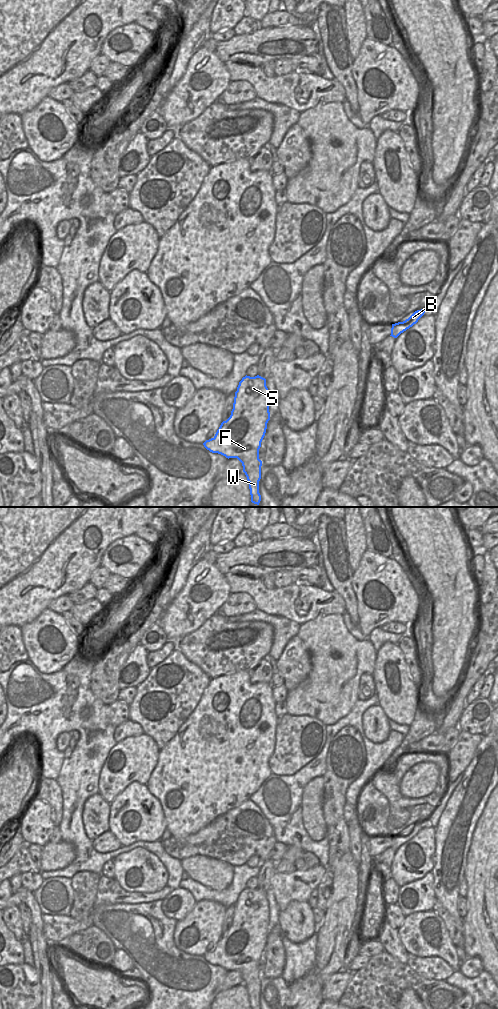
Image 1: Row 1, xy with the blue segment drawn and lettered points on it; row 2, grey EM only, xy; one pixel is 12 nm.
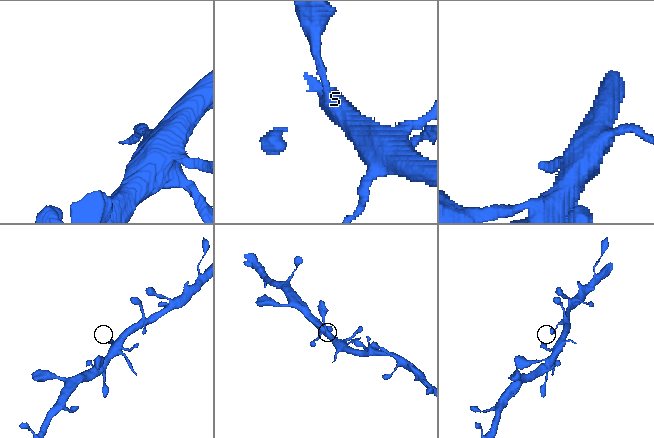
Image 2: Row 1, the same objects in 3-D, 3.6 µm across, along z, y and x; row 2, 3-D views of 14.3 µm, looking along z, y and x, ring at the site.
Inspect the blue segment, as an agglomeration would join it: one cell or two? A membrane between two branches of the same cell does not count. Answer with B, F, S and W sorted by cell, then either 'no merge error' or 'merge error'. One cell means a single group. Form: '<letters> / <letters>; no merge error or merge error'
B F S W; no merge error

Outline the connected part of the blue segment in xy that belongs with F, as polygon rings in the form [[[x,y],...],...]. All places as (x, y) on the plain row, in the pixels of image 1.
[[[245,888],[235,904],[230,929],[223,933],[215,948],[203,957],[212,965],[237,970],[249,994],[251,1009],[261,1009],[259,993],[262,973],[259,961],[270,932],[269,902],[266,891]]]

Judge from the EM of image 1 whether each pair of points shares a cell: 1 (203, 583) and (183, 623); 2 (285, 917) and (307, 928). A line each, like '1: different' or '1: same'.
1: same
2: same

